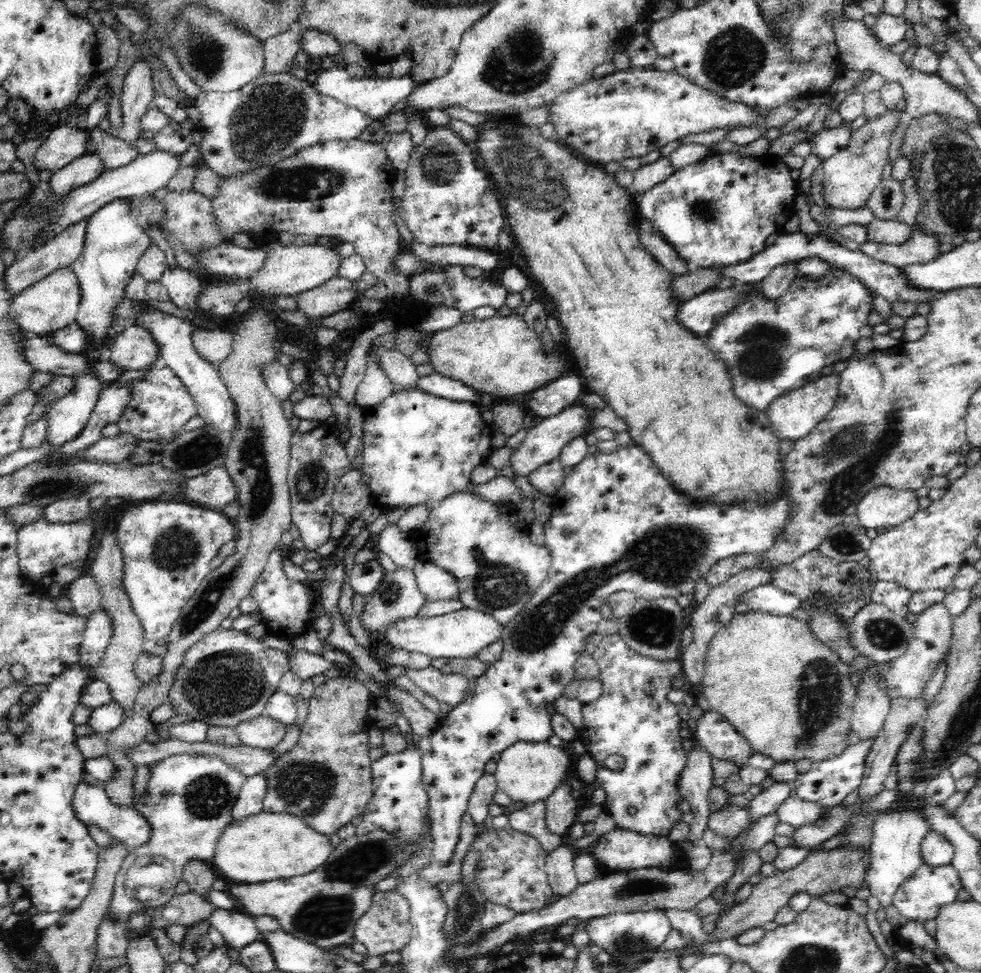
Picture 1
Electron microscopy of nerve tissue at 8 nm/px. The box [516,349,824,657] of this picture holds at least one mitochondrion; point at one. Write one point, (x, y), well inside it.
(656, 627)

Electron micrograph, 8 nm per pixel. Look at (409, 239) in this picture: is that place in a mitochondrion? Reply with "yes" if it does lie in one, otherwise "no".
no

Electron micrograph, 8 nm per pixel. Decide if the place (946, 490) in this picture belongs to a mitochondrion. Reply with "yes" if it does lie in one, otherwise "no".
no

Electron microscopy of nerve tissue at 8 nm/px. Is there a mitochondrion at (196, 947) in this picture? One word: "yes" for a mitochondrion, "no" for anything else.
no

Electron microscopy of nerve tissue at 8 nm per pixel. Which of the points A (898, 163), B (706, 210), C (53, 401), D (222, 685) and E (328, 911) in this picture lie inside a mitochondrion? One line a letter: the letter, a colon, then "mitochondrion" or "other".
A: other
B: mitochondrion
C: other
D: mitochondrion
E: mitochondrion

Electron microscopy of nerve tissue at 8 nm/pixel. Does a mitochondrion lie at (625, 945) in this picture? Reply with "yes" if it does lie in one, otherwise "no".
yes

